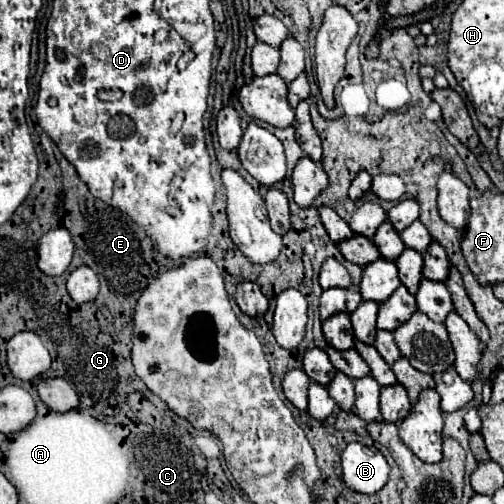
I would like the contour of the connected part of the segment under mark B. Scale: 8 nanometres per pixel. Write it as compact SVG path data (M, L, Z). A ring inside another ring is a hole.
M350 442L342 452L342 474L350 490L376 494L388 482L390 466L376 448Z

